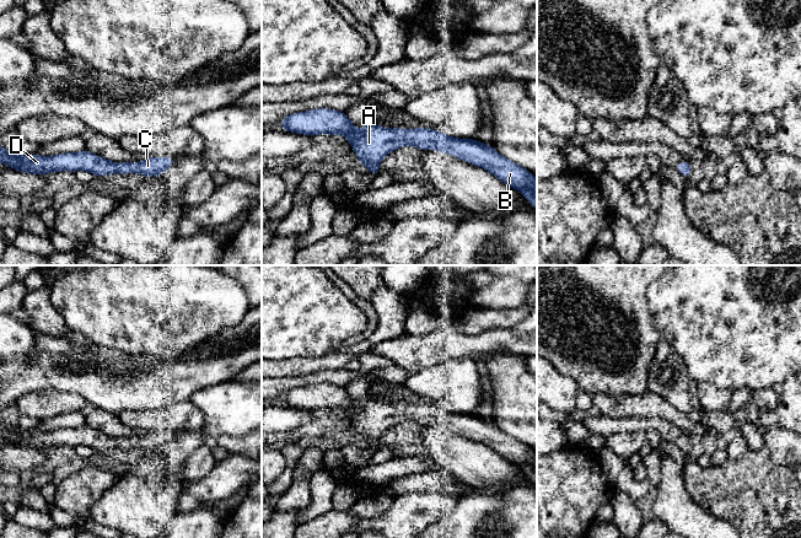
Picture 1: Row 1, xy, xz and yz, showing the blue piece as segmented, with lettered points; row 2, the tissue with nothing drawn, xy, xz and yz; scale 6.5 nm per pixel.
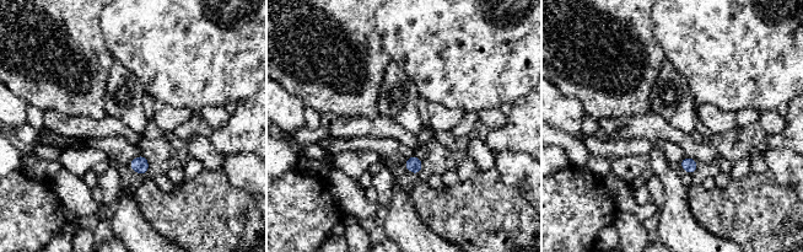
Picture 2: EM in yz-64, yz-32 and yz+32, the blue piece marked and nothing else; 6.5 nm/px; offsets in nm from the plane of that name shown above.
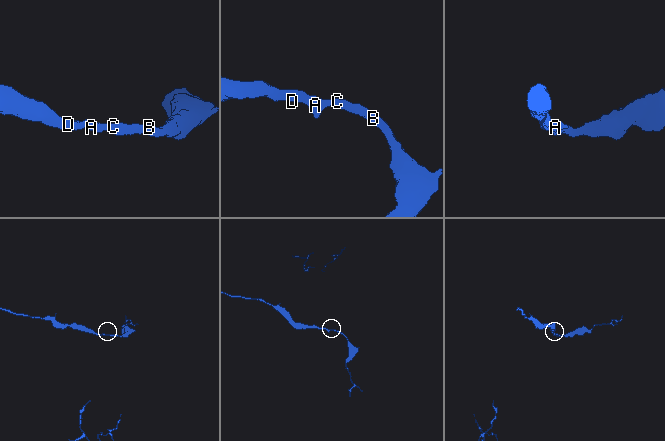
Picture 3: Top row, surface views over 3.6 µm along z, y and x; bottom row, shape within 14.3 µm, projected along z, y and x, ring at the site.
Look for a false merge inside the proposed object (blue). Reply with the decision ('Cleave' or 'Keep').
Keep

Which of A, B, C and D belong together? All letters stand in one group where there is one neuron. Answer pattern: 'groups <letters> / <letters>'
groups A B C D

